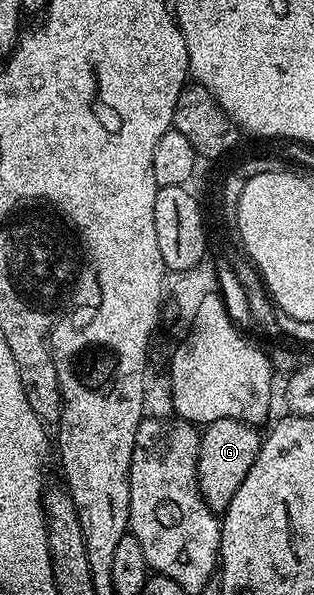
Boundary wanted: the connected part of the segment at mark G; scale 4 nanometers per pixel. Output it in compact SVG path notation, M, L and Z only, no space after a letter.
M222 415L209 425L204 425L201 432L201 445L197 455L197 489L205 499L205 504L214 514L223 514L235 498L235 490L243 486L247 470L255 466L255 458L261 449L262 433L252 424L244 424Z

